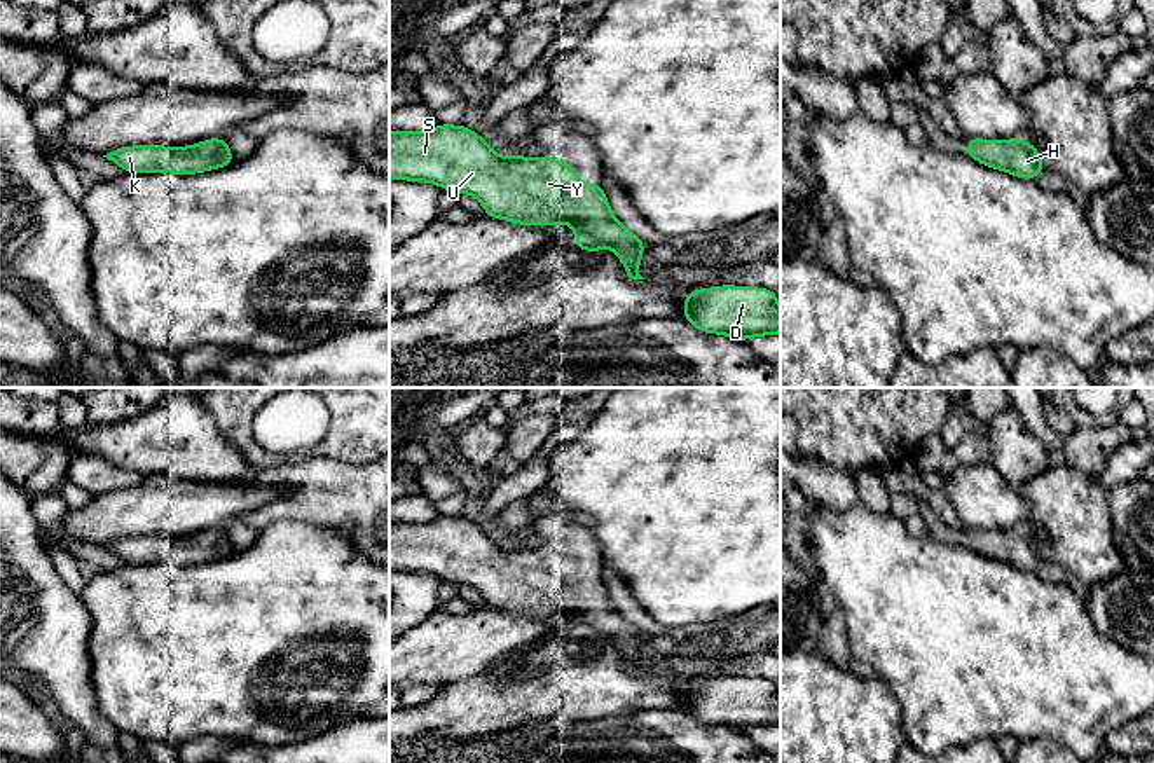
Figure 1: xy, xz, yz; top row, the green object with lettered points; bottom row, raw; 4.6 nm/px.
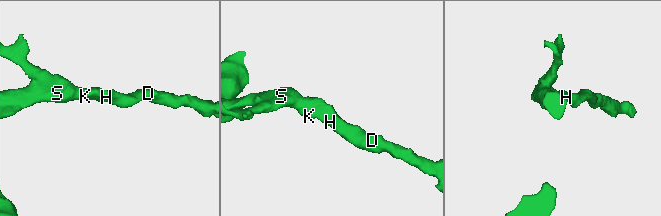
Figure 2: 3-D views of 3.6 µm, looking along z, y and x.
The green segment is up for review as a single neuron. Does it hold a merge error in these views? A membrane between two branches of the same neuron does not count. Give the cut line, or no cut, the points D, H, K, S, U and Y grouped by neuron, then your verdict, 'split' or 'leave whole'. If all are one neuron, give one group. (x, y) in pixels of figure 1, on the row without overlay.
no cut; D H K S U Y; leave whole

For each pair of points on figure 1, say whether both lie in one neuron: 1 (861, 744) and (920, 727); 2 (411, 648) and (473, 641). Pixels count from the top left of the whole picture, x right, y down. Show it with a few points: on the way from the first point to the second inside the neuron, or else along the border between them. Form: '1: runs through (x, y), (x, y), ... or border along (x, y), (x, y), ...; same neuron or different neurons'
1: border along (891, 694), (899, 706), (899, 720), (906, 739); different neurons
2: runs through (426, 648), (458, 646); same neuron

